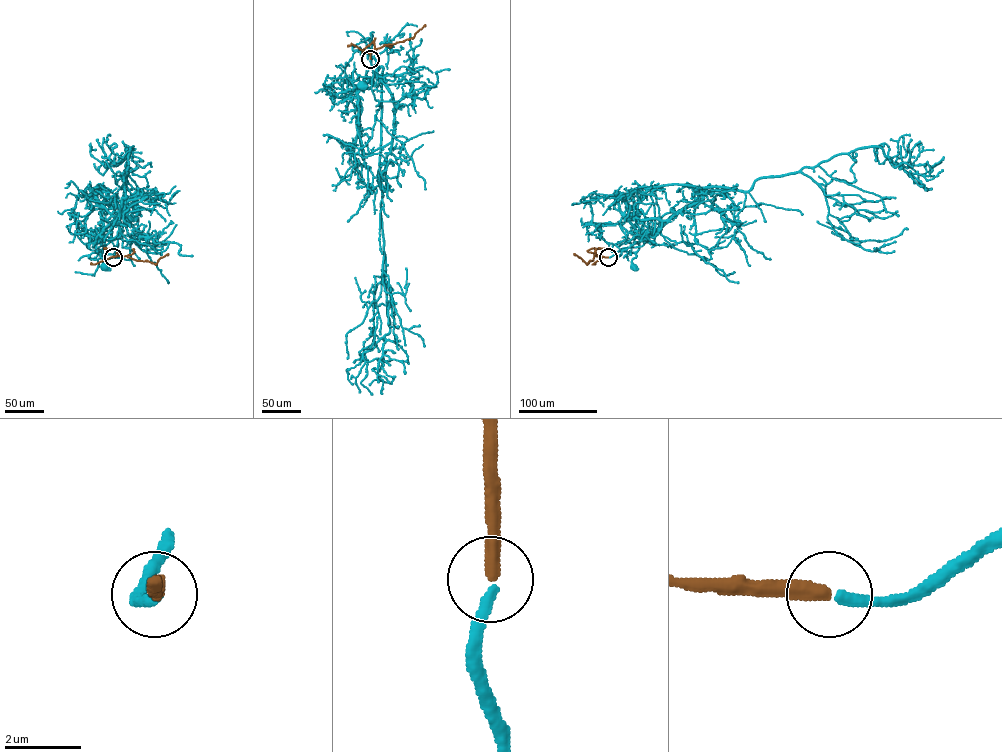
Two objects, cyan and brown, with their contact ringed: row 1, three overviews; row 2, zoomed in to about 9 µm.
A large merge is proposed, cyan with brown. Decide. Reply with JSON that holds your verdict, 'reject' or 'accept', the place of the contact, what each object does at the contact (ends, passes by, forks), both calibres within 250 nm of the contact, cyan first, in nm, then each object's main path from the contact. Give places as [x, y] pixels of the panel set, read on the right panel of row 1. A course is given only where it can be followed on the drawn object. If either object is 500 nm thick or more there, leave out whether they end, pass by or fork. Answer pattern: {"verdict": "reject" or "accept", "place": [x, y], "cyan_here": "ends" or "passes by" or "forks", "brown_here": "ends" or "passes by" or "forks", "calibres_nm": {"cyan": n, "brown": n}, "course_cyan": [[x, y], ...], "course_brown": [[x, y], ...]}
{"verdict": "accept", "place": [608, 257], "cyan_here": "ends", "brown_here": "ends", "calibres_nm": {"cyan": 280, "brown": 380}, "course_cyan": [[608, 257], [642, 246], [647, 234], [657, 233], [660, 221], [623, 216], [639, 239], [634, 267]], "course_brown": [[608, 257], [595, 256], [586, 263], [574, 253]]}

